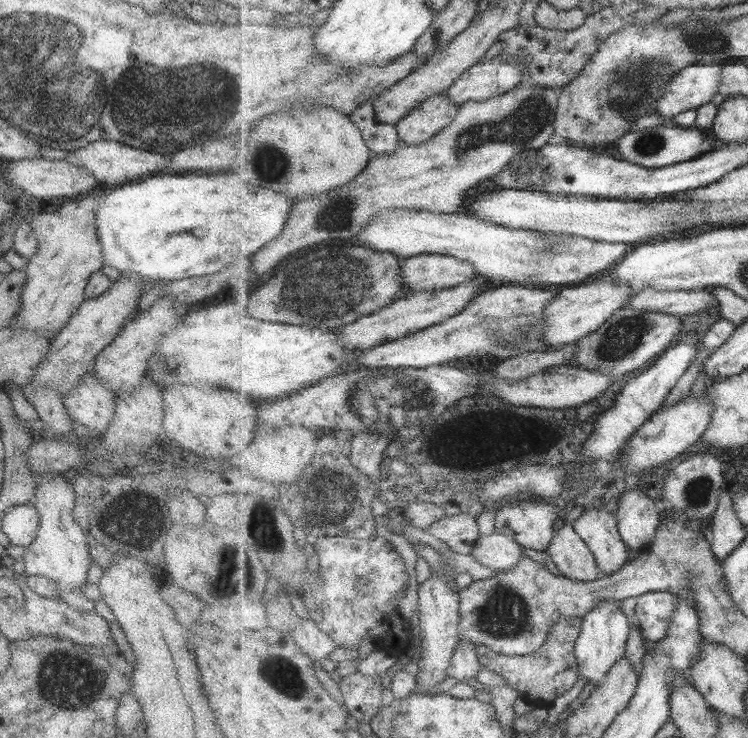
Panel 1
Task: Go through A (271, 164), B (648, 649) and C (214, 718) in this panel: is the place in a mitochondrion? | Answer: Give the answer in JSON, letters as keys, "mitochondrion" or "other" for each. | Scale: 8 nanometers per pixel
{"A":"mitochondrion","B":"other","C":"other"}

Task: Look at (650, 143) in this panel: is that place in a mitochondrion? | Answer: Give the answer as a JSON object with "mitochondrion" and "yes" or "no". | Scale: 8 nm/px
{"mitochondrion":"yes"}

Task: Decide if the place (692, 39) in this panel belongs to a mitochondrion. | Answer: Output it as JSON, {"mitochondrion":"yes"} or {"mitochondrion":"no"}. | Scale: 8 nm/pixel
{"mitochondrion":"yes"}

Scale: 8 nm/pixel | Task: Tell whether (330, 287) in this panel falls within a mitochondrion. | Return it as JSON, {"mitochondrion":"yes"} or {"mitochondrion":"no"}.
{"mitochondrion":"yes"}

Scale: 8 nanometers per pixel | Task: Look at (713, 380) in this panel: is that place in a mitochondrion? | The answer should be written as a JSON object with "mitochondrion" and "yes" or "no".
{"mitochondrion":"no"}

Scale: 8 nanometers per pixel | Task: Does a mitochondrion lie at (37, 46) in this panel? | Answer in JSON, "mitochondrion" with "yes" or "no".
{"mitochondrion":"yes"}

